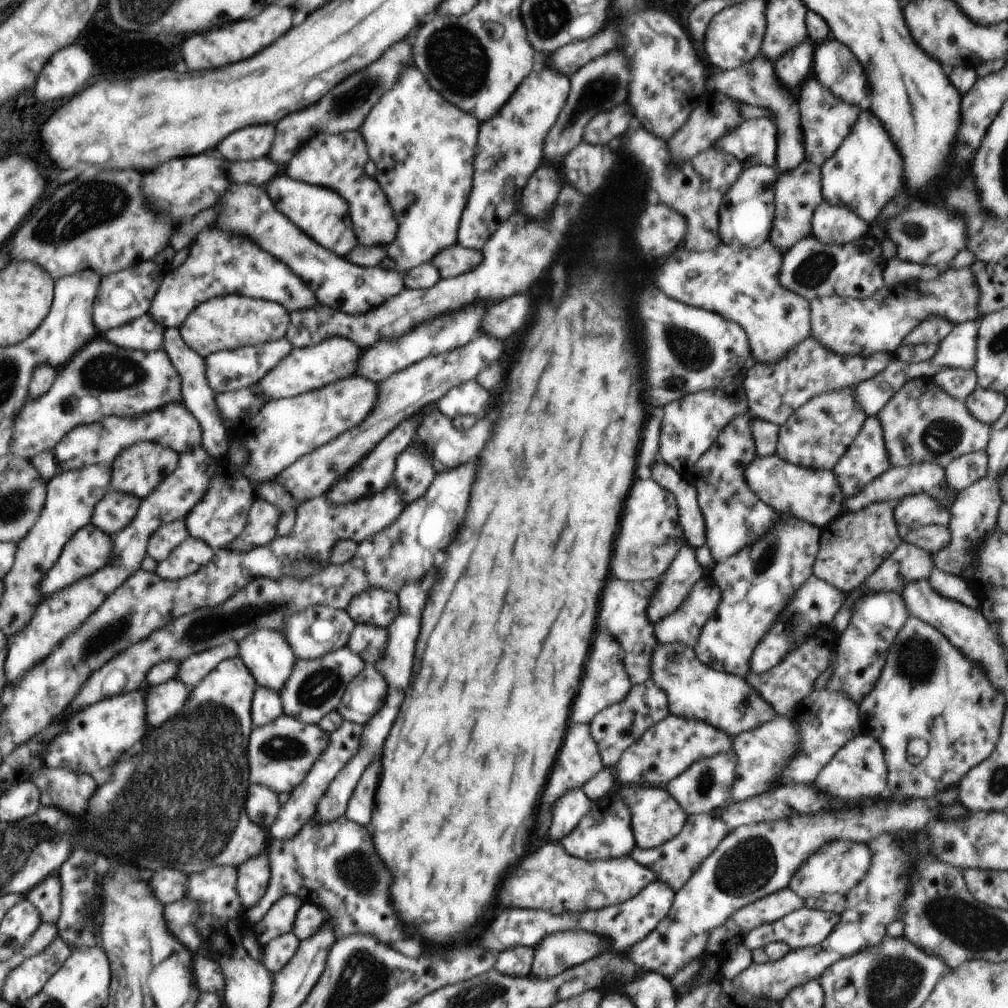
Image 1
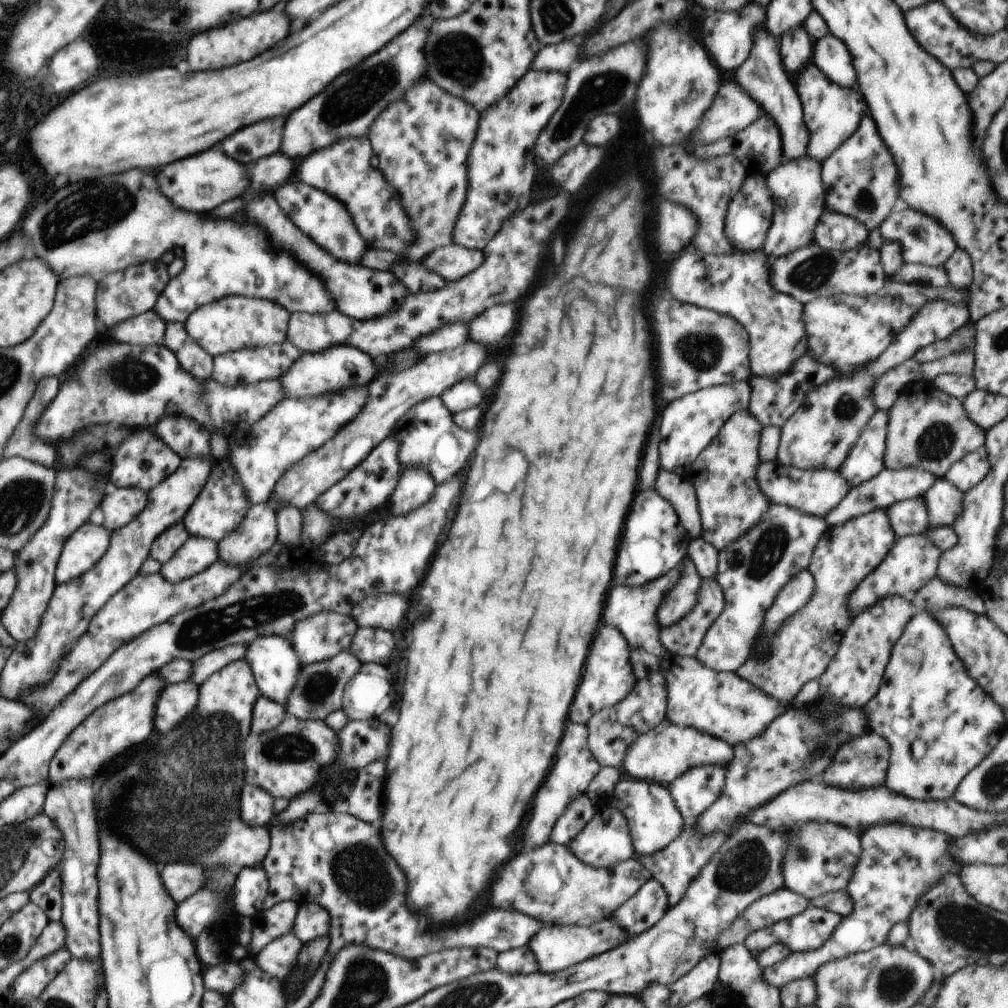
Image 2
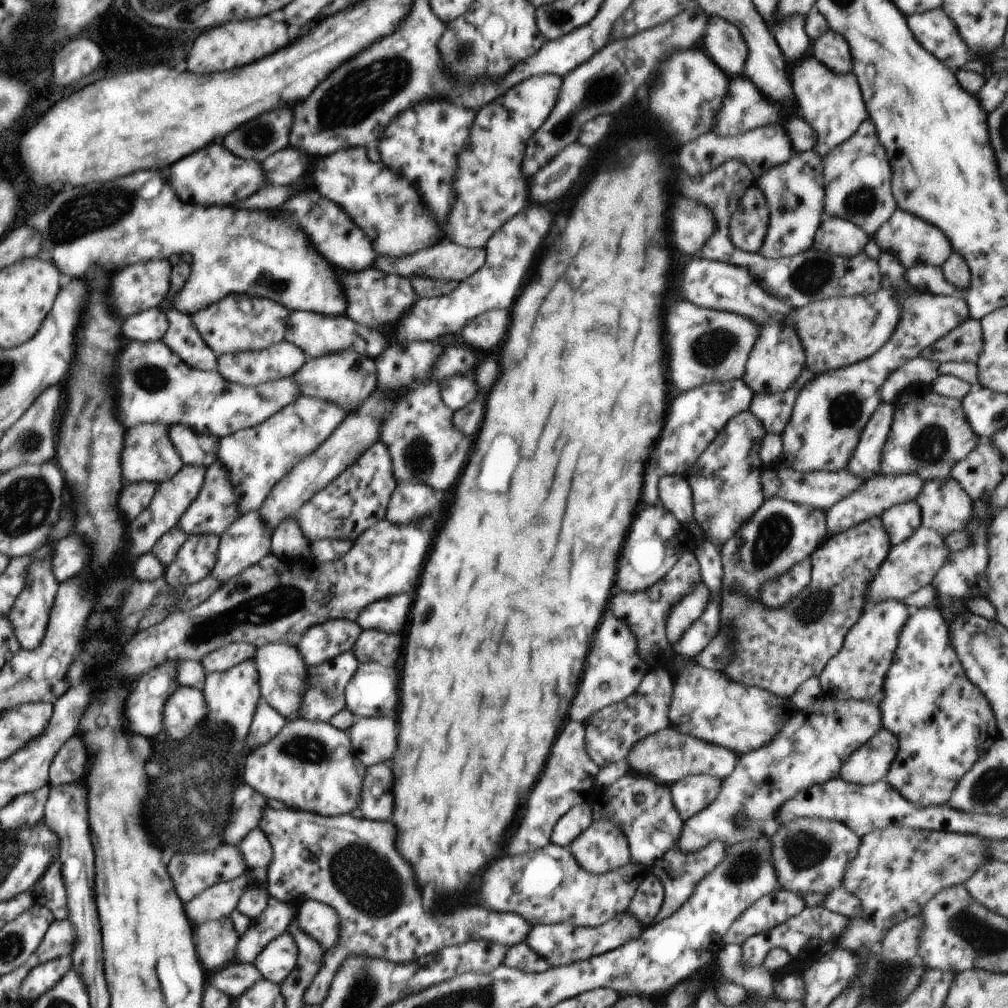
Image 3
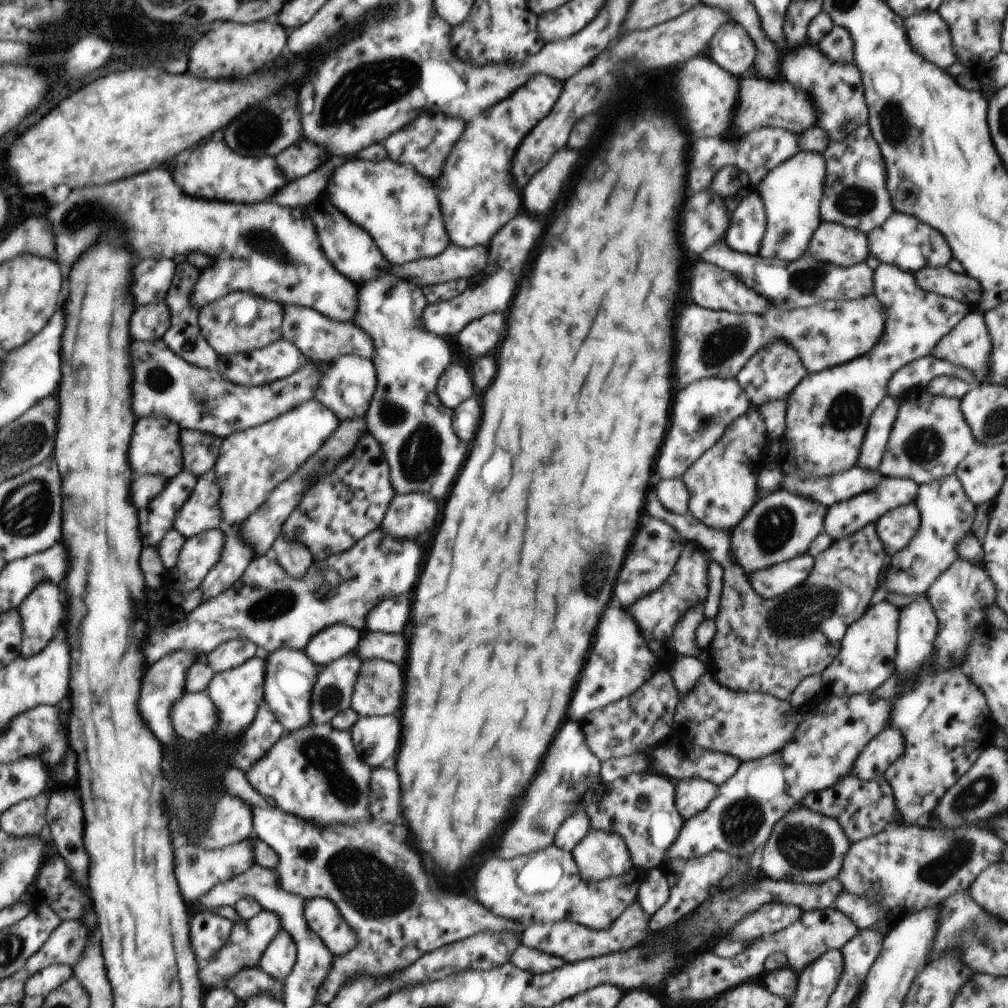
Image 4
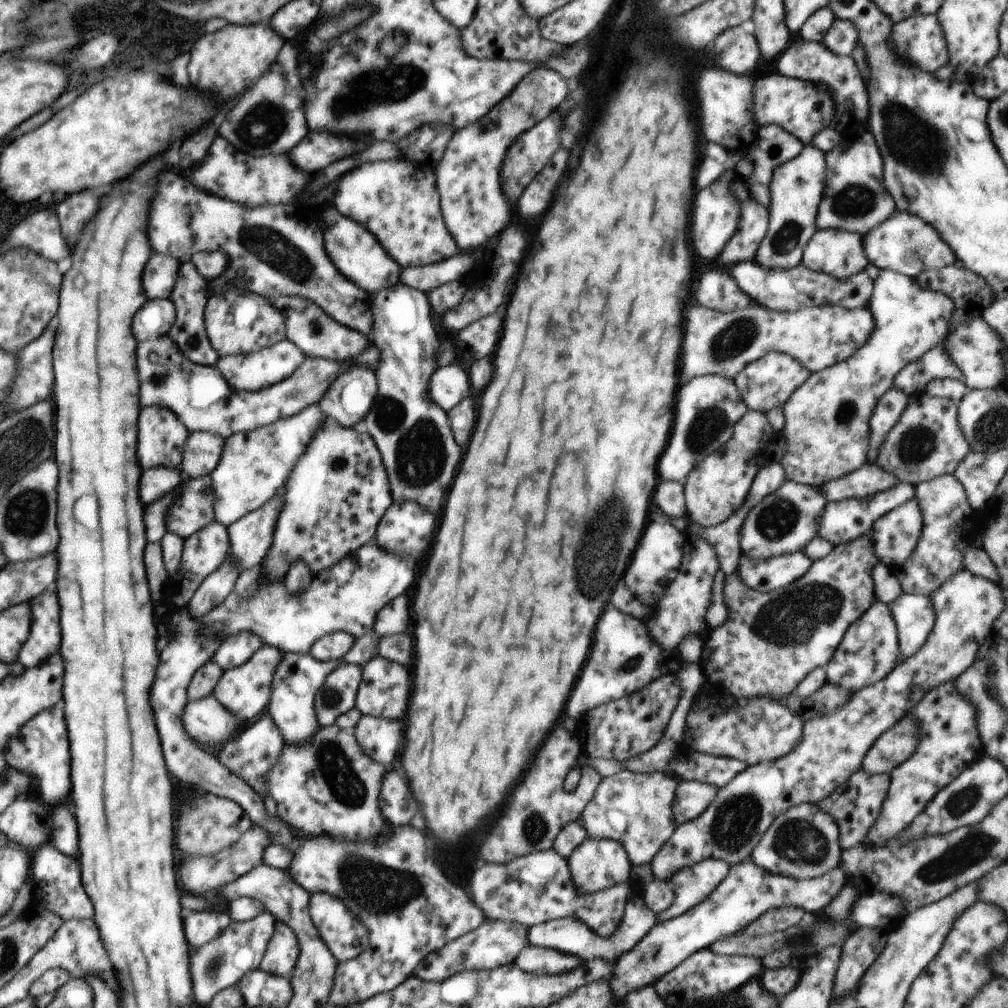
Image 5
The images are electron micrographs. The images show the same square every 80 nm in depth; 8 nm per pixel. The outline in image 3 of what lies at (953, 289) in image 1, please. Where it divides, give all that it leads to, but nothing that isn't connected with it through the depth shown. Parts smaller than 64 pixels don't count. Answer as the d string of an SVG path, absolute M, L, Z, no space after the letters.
M891 287L874 294L832 297L797 307L787 314L805 352L805 366L820 374L836 370L871 357L889 341L899 321L901 306Z

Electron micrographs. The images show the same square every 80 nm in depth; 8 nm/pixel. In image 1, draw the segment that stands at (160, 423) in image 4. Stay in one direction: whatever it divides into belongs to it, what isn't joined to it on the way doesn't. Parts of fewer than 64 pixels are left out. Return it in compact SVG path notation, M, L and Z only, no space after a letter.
M136 442L136 446L122 450L112 464L112 488L138 496L140 500L153 492L178 465L178 454L152 442Z

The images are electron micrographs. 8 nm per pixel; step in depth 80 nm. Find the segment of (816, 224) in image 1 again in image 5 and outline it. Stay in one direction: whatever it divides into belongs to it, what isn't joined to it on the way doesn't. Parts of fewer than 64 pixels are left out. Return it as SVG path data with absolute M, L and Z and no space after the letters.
M833 229L817 231L805 246L801 258L805 267L840 279L865 270L868 263L862 236Z

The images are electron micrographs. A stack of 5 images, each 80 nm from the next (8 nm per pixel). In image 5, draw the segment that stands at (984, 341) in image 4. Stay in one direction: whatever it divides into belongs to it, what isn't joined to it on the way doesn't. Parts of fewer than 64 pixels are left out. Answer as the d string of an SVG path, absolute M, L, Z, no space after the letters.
M982 316L964 320L950 330L946 339L942 342L946 352L950 354L952 362L964 373L964 378L969 383L969 389L996 388L1006 380L1004 370L1004 344L996 330L984 322Z

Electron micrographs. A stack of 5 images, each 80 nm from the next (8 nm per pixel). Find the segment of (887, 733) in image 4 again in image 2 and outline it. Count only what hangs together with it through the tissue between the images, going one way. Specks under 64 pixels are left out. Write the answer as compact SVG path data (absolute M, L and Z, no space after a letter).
M876 733L862 735L860 738L843 745L836 754L832 764L824 770L824 782L830 786L840 786L846 790L864 790L878 788L885 784L890 758L890 743L886 737Z

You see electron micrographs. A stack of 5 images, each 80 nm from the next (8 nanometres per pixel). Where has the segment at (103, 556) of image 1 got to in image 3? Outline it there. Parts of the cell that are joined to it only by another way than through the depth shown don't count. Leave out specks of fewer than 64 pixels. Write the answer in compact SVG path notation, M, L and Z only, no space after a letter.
M66 536L54 544L52 556L52 572L58 582L64 582L82 572L88 562L88 548L84 546L80 536Z

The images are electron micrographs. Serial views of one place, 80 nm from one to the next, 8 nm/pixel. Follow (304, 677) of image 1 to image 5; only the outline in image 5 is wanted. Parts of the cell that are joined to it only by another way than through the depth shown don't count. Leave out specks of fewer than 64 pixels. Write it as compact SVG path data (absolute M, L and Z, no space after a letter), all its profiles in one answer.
M340 662L340 666L326 676L326 680L322 682L322 686L318 688L314 698L314 712L319 727L334 725L340 714L345 714L355 707L360 682L362 682L362 666L348 664L348 662Z

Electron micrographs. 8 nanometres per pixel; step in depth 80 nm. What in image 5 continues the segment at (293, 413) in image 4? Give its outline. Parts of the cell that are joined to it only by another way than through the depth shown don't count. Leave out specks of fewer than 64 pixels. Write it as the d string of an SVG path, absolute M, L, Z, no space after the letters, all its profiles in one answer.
M319 404L306 406L290 418L280 418L273 424L252 430L252 433L234 434L226 440L220 463L210 474L214 488L215 522L228 528L254 510L259 510L270 498L281 491L286 480L291 478L292 468L300 462L316 432L326 424Z

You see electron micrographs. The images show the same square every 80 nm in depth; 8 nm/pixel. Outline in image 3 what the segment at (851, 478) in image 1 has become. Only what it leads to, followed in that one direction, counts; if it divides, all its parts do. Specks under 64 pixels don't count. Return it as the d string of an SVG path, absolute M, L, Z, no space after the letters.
M882 401L866 423L846 469L864 480L882 474L881 456L891 432L893 416L894 406Z

